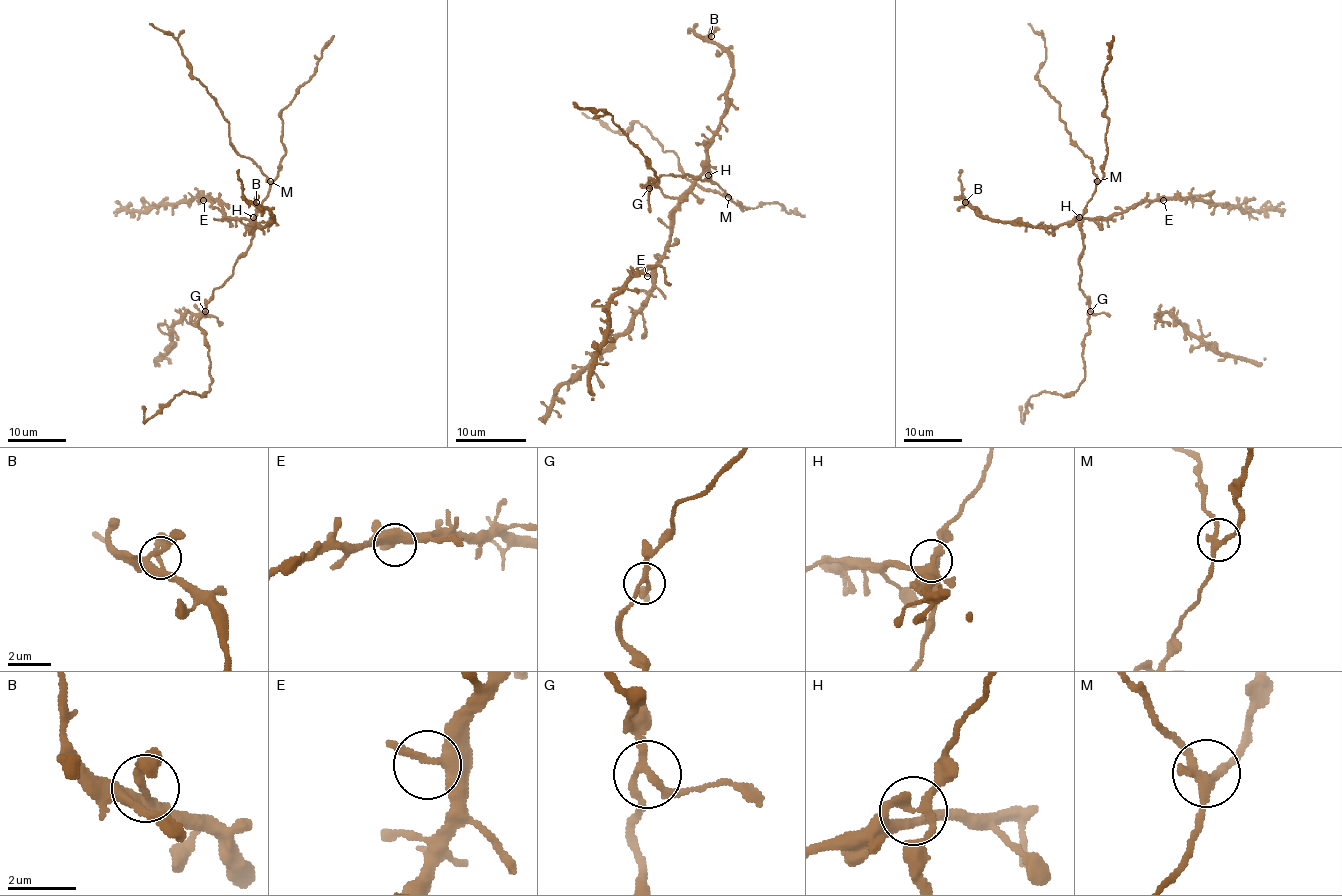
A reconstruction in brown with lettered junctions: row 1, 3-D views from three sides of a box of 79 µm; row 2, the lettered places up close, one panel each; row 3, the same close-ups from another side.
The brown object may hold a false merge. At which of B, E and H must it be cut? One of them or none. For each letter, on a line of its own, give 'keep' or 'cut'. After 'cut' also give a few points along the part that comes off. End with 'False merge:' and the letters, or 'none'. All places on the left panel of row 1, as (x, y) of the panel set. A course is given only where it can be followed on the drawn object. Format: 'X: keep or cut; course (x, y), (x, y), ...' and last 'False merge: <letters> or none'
B: keep
E: keep
H: cut; course (253, 218), (252, 244), (199, 323), (209, 390), (182, 391), (145, 420), (142, 406)
False merge: H

